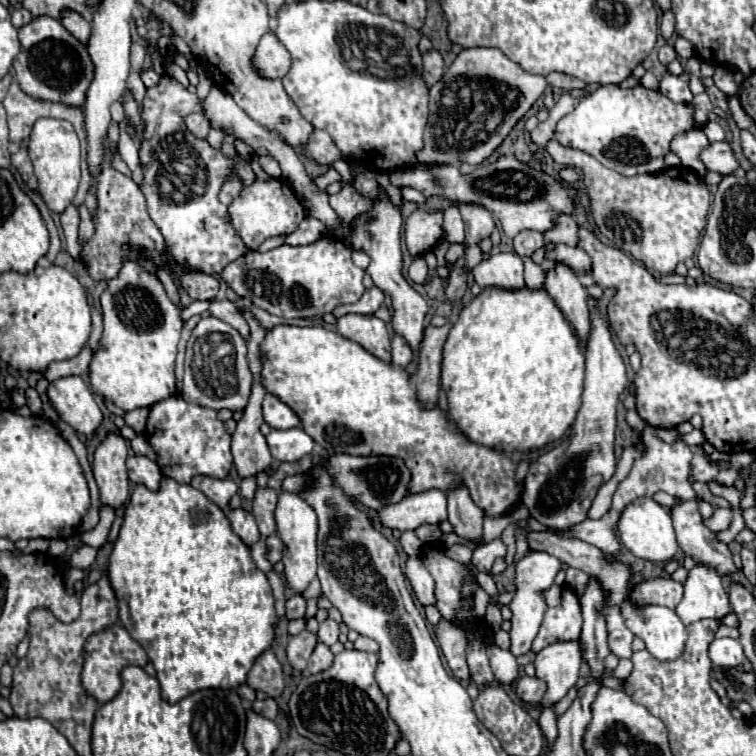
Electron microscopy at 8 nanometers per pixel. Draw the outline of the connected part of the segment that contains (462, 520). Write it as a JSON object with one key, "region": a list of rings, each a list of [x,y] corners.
{"region":[[[454,488],[448,498],[448,522],[460,538],[474,544],[482,542],[484,512],[472,502],[466,488]]]}

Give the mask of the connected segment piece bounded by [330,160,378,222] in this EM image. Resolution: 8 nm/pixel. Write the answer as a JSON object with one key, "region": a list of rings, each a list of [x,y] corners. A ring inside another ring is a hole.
{"region":[[[338,160],[332,166],[342,176],[342,190],[338,194],[330,196],[332,208],[338,212],[338,216],[344,218],[346,222],[352,222],[358,214],[370,212],[378,200],[376,198],[366,198],[366,196],[358,194],[358,190],[354,190],[354,182],[352,182],[354,172],[352,172],[350,164],[346,160]]]}

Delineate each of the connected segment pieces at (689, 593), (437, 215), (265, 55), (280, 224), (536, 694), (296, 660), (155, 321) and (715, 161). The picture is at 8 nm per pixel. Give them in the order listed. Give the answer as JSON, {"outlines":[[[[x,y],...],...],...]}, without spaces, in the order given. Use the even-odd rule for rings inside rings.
{"outlines":[[[[696,564],[684,582],[684,598],[676,606],[676,614],[684,624],[692,624],[704,618],[722,620],[730,612],[730,600],[718,572]]],[[[414,210],[404,222],[404,236],[412,256],[420,256],[434,248],[442,238],[442,212]]],[[[266,32],[260,38],[260,44],[254,54],[254,66],[266,78],[282,78],[290,70],[290,52],[282,46],[282,42],[278,42],[274,32]]],[[[256,178],[250,186],[244,186],[238,198],[234,198],[228,204],[228,214],[236,234],[244,240],[244,244],[250,250],[256,250],[266,238],[292,234],[298,228],[298,224],[306,218],[306,210],[300,204],[298,196],[294,194],[292,186],[276,178],[268,178],[268,180]]],[[[522,676],[518,682],[516,682],[516,694],[522,702],[528,702],[528,704],[540,704],[544,694],[546,694],[546,684],[536,678],[536,676]]],[[[302,630],[300,634],[292,636],[292,638],[290,638],[290,644],[288,644],[288,648],[286,648],[288,662],[292,664],[292,668],[304,670],[316,644],[318,644],[318,636],[316,636],[314,632],[310,632],[310,630]]],[[[124,262],[118,278],[100,296],[104,334],[90,362],[90,386],[122,410],[148,408],[176,396],[176,354],[182,332],[180,310],[168,300],[162,282],[142,272],[136,262]]],[[[712,142],[702,154],[700,154],[702,162],[706,164],[708,170],[720,174],[720,176],[728,176],[734,170],[740,168],[732,148],[728,142]]]]}

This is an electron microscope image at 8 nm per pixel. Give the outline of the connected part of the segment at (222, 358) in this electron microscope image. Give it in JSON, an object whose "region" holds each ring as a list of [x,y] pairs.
{"region":[[[214,316],[202,318],[192,330],[192,336],[186,344],[184,368],[186,372],[182,380],[182,398],[186,402],[214,410],[222,408],[228,408],[232,412],[244,410],[250,396],[252,374],[248,370],[246,360],[246,342],[238,334],[238,330],[234,330],[230,324]]]}

